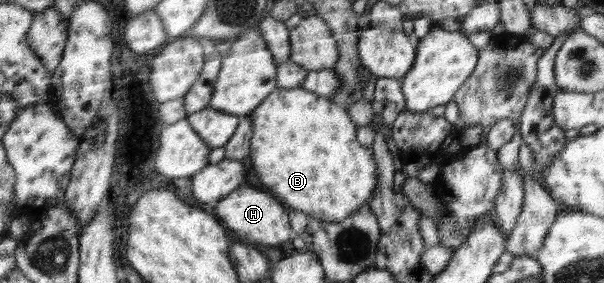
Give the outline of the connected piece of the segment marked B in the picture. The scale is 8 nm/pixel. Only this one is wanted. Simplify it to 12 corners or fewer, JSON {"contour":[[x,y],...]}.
{"contour":[[302,86],[251,111],[277,198],[338,223],[374,197],[372,147]]}

